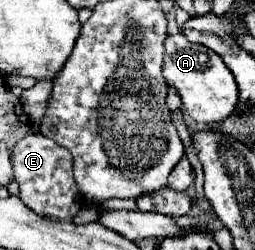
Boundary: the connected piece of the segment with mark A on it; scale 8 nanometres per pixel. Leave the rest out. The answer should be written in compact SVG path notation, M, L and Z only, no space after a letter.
M183 33L171 35L165 39L165 55L163 55L163 77L167 87L173 87L177 95L181 97L183 109L191 117L191 121L205 125L227 119L233 109L237 107L237 83L233 73L227 69L227 65L221 61L215 51L191 43L185 39Z

